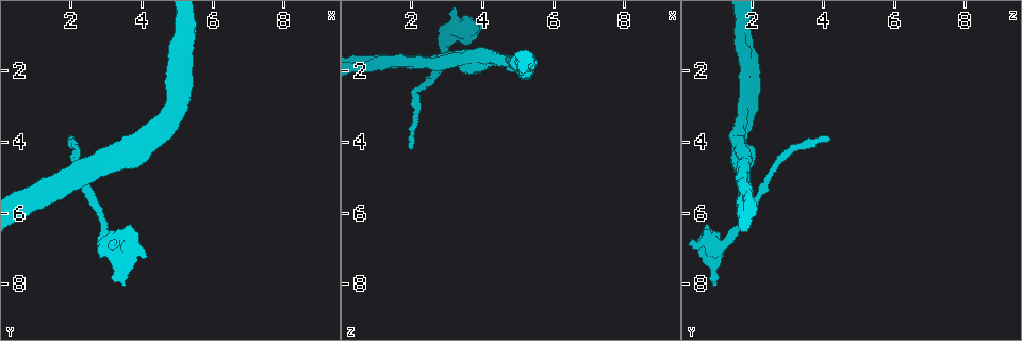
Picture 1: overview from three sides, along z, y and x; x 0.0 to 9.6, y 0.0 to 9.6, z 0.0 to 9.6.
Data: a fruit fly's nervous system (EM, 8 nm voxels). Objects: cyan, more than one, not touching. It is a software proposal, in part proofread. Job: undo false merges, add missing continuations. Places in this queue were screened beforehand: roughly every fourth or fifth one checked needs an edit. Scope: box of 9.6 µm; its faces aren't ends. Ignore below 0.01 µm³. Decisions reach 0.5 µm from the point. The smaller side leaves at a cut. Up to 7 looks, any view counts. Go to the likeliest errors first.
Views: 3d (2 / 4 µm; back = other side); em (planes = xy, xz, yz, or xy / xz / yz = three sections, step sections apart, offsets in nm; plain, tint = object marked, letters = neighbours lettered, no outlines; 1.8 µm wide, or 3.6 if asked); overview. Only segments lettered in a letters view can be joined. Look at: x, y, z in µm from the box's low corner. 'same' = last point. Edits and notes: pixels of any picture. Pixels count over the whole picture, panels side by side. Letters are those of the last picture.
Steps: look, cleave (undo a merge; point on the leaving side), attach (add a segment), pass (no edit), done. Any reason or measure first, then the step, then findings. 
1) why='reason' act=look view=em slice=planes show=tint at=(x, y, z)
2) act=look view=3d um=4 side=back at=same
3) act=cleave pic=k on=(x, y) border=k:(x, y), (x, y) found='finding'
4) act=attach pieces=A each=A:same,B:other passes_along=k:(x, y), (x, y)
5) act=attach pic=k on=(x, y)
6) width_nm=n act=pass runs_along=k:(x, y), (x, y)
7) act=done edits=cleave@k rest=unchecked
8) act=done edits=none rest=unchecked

why='long arm stops here' act=look view=3d um=2 at=(1.95, 3.95, 4.20)

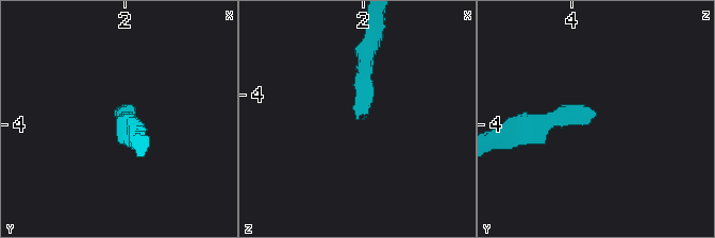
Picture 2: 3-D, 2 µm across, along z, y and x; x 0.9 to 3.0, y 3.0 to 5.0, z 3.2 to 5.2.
why='now the EM' act=look view=em um=3.6 slice=xz step=8 show=tint at=(1.96, 3.90, 4.20)

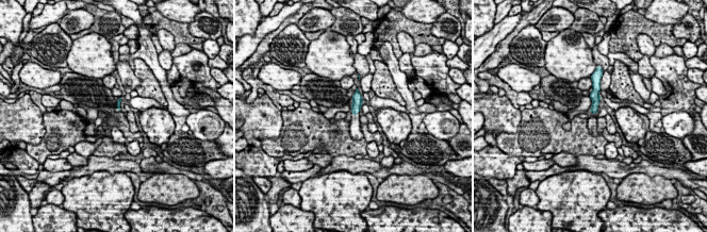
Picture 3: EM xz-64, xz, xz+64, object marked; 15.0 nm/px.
act=look view=em um=3.6 slice=planes show=letters at=same

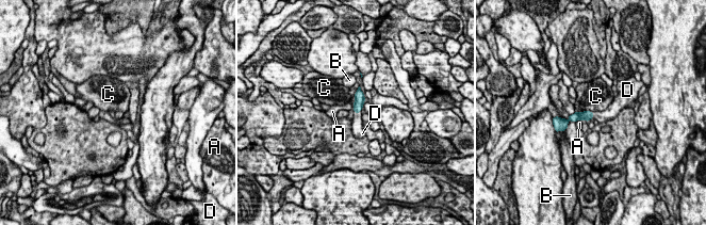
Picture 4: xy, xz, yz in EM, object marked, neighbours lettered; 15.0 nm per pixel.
act=attach pieces=D each=A:other,B:other,C:other,D:same passes_along=4:(359, 96), (358, 111), (357, 123) found='the cell continues'

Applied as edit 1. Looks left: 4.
act=look view=em slice=yz step=8 show=tint at=(1.80, 5.20, 1.70)

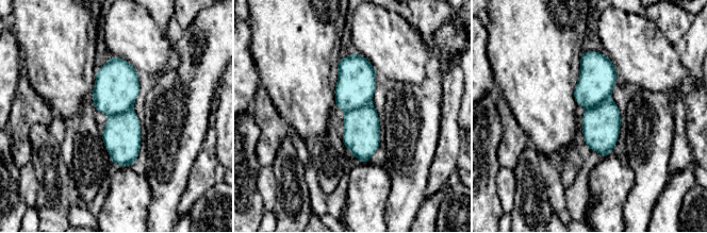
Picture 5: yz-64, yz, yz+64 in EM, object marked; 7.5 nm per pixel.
act=look view=em slice=planes show=tint at=same

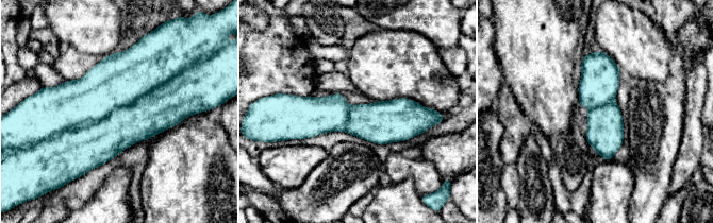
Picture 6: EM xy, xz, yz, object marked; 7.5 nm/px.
why='what lies round it' act=look view=em slice=planes show=letters at=same

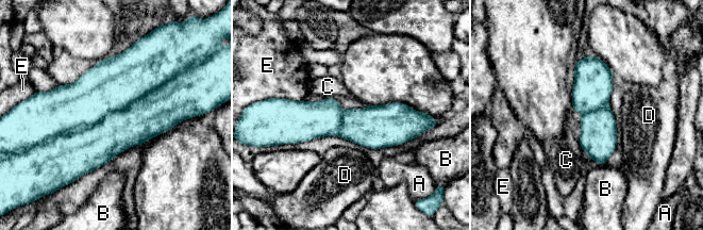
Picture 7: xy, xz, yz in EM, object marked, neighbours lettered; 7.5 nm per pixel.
act=pass each=A:other,B:other,C:other,D:other,E:other border=7:(325, 97), (336, 98) found='all the same cell'

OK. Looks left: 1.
act=done edits=attach@4 rest=unchecked

